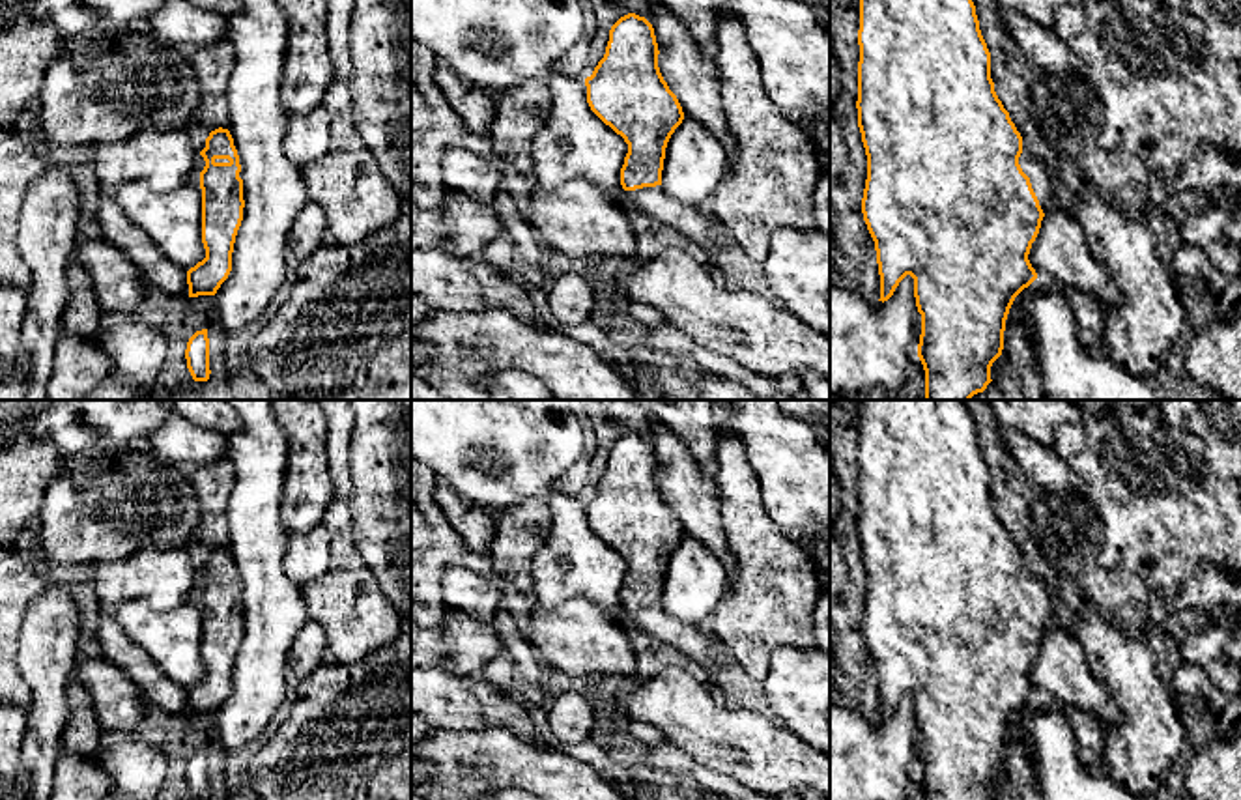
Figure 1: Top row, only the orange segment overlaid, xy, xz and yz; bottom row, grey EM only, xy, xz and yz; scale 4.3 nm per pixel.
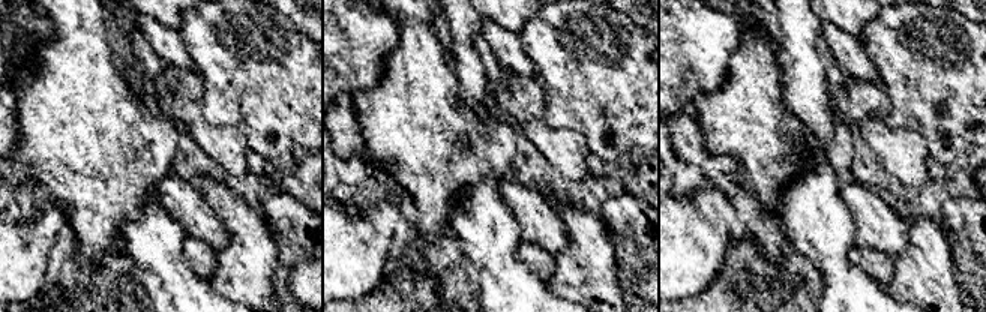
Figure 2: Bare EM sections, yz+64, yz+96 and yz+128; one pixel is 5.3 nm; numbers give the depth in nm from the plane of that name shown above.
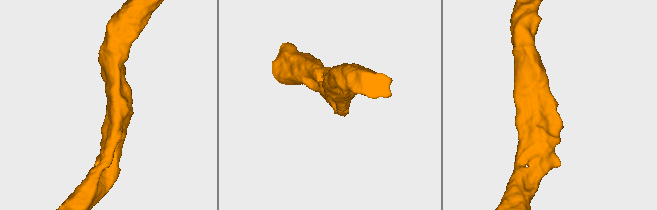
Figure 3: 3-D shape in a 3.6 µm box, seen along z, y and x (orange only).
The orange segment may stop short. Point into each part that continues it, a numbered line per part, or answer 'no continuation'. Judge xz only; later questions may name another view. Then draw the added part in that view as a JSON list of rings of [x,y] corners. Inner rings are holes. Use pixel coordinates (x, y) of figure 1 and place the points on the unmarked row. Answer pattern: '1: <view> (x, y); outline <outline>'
1: xz (651, 619); outline [[[662,604],[624,609],[624,619],[628,626],[652,636],[660,643],[680,649],[703,671],[706,671],[712,680],[727,667],[716,660],[714,650],[720,643],[716,636],[703,634],[697,630],[697,626],[677,622],[663,611]]]

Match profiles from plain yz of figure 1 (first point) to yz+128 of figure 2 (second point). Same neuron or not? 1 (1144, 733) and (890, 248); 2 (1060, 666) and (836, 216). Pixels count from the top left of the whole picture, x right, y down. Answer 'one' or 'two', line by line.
1: two
2: two

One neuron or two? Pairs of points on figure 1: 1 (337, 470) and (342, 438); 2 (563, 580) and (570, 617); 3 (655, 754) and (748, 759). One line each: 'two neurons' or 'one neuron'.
1: one neuron
2: two neurons
3: two neurons

